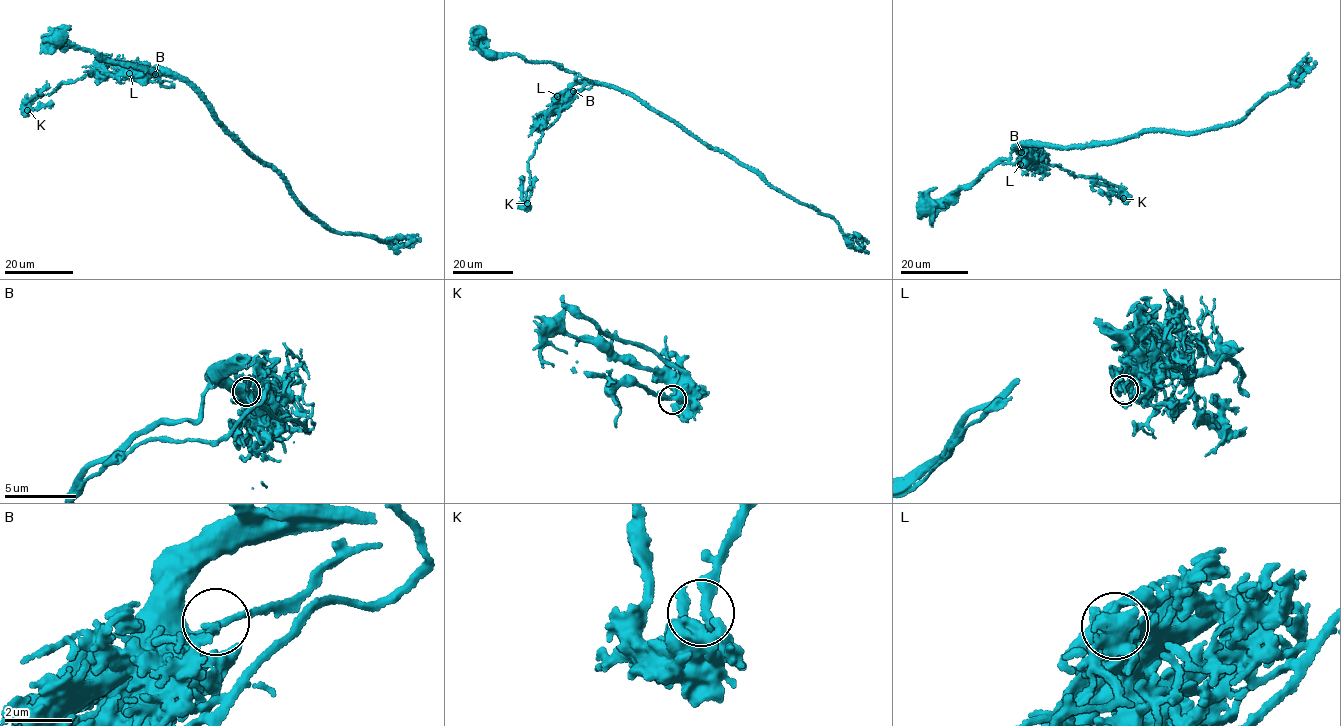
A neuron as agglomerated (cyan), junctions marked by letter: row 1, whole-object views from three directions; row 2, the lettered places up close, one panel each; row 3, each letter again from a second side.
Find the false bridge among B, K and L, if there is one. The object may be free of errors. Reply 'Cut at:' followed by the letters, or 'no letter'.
Cut at: L

